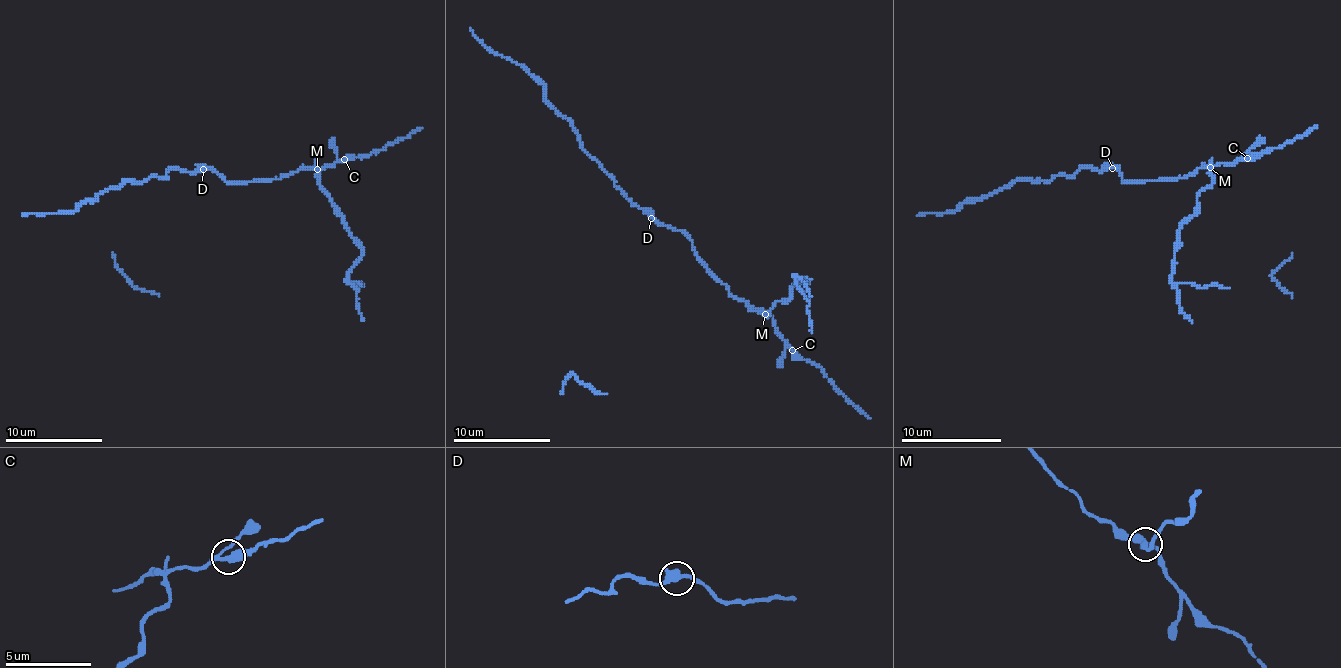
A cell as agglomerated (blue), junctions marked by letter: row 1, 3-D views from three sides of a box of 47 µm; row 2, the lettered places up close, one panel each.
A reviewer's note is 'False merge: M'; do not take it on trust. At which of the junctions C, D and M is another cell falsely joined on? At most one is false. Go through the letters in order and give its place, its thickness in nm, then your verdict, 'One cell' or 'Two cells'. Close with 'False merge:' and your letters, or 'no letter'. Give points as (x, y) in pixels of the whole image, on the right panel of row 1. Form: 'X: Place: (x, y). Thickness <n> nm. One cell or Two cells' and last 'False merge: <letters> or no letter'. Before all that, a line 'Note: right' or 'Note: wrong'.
Note: right
C: Place: (1247, 158). Thickness 320 nm. One cell
D: Place: (1112, 168). Thickness 400 nm. One cell
M: Place: (1210, 167). Thickness 300 nm. Two cells
False merge: M

